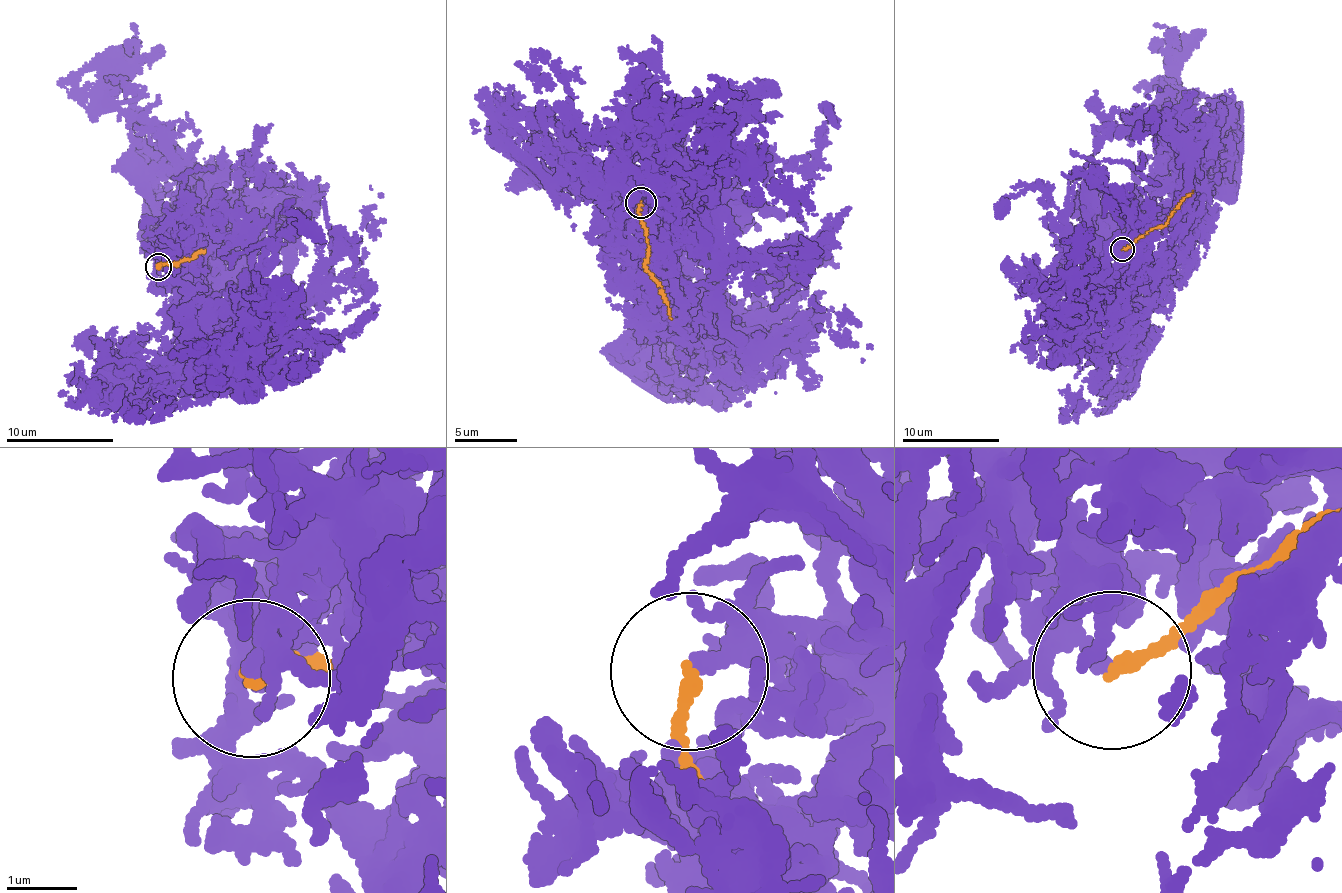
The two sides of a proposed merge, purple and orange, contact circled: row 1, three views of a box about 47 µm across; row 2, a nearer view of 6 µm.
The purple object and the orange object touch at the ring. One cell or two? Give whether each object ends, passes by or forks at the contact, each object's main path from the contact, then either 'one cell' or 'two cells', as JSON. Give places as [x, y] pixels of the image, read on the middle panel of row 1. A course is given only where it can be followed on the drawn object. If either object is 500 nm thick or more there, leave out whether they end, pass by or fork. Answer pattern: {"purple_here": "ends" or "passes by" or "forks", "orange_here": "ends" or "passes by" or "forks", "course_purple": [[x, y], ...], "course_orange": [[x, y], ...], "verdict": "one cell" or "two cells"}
{"purple_here": "ends", "orange_here": "ends", "course_purple": [[641, 201], [653, 209], [630, 224], [646, 238], [792, 268], [838, 335], [869, 346], [864, 360]], "course_orange": [[641, 201], [639, 213], [648, 248], [645, 266], [671, 318]], "verdict": "two cells"}

